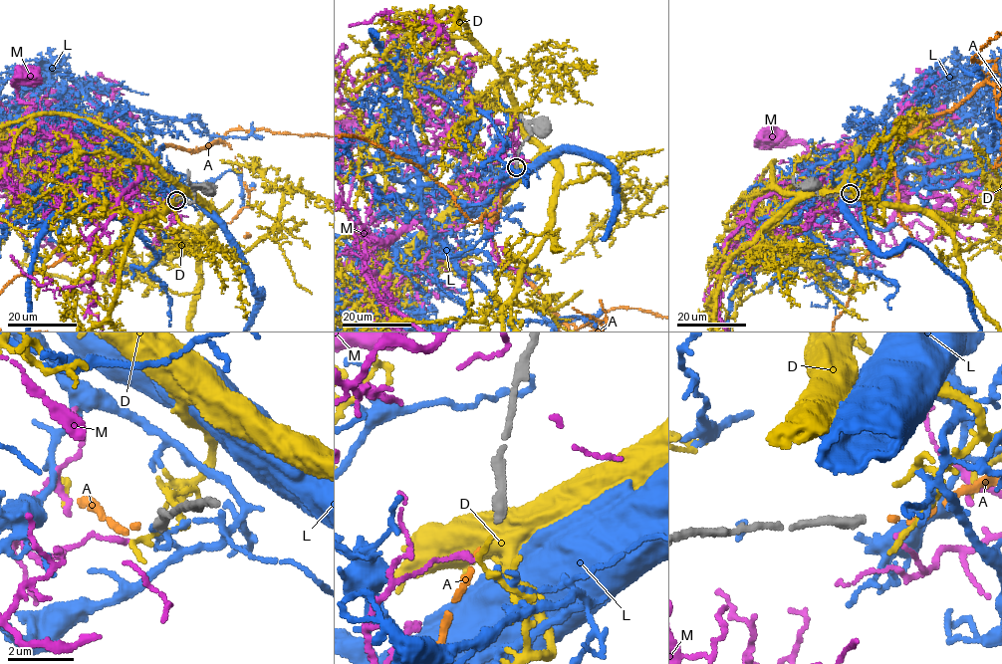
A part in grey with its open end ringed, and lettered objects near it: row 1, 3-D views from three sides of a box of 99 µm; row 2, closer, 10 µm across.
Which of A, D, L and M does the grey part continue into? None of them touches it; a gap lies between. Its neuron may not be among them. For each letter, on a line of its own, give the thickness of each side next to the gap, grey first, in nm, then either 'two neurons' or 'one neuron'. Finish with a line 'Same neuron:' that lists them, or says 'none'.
A: 320 nm thick on the grey side, 140 nm on the other; one neuron
D: 320 nm thick on the grey side, 170 nm on the other; two neurons
L: 320 nm thick on the grey side, 120 nm on the other; two neurons
M: 320 nm thick on the grey side, 160 nm on the other; two neurons
Same neuron: A

